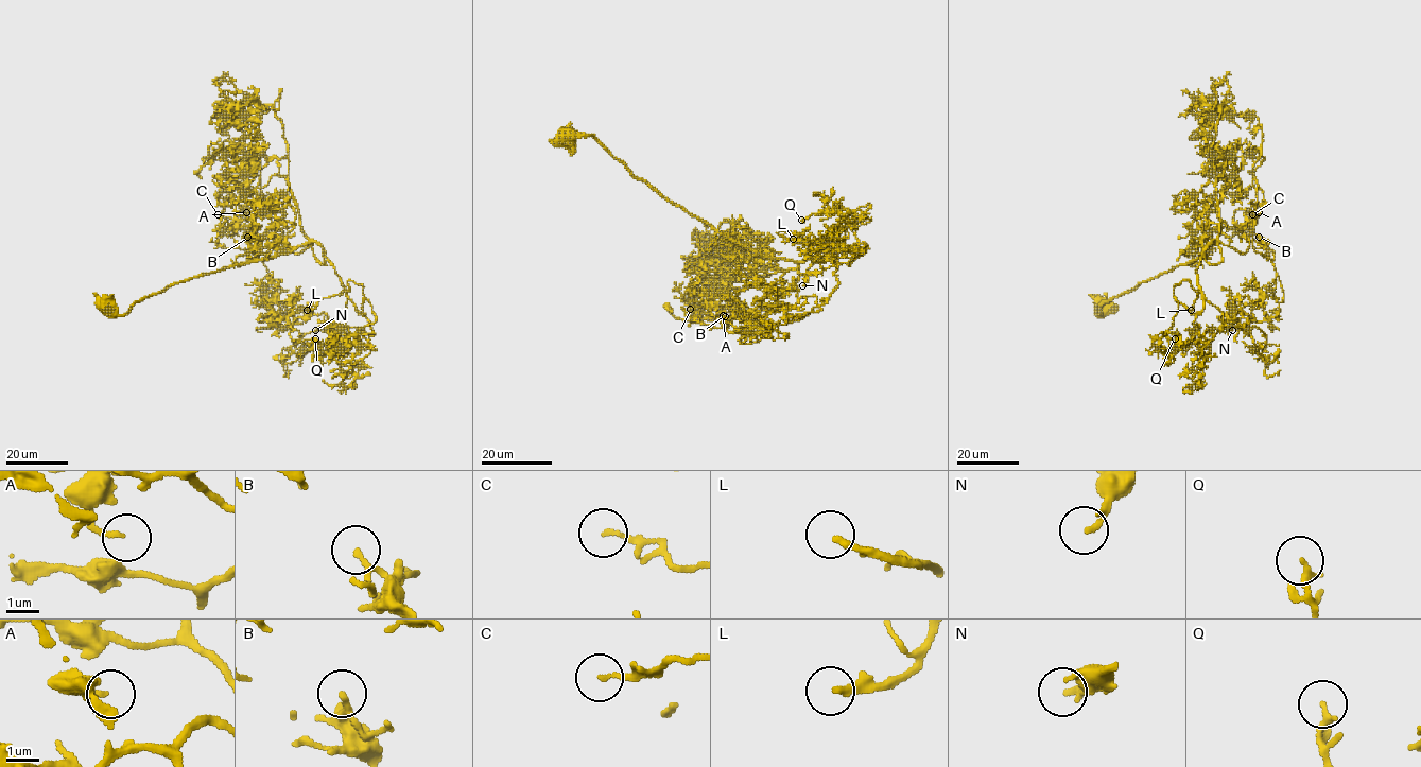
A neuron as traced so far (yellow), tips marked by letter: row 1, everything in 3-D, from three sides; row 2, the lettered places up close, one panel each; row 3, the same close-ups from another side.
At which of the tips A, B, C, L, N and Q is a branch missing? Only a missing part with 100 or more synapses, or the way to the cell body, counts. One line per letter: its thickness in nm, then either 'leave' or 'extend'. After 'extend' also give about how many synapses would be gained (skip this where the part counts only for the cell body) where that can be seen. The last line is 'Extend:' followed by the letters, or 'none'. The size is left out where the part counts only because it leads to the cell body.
A: calibre 130 nm; leave
B: calibre 120 nm; leave
C: calibre 140 nm; leave
L: calibre 220 nm; extend; 400 synapses
N: calibre 180 nm; leave
Q: calibre 200 nm; leave
Extend: L

